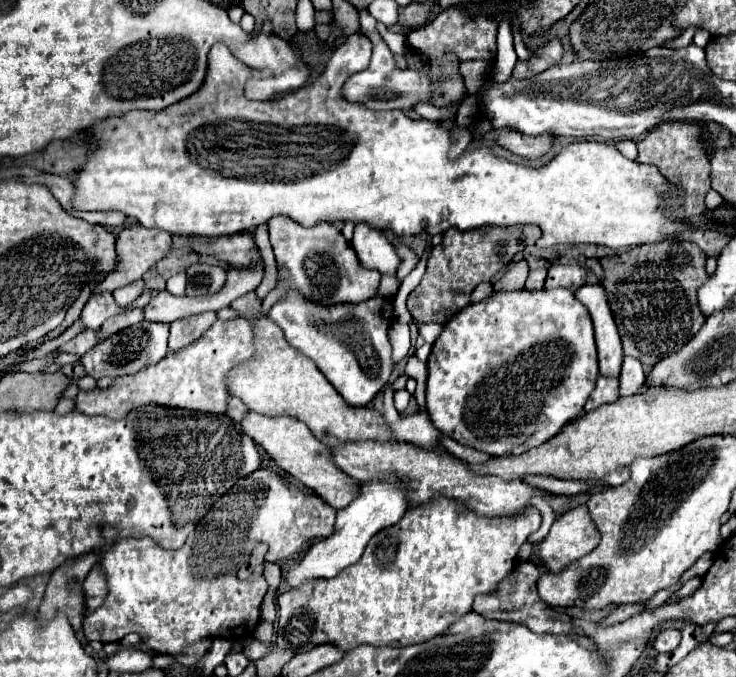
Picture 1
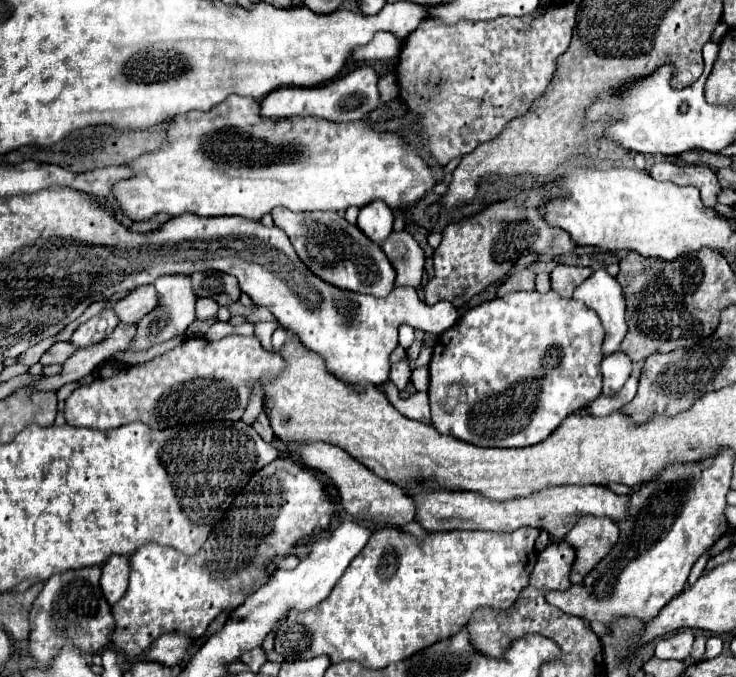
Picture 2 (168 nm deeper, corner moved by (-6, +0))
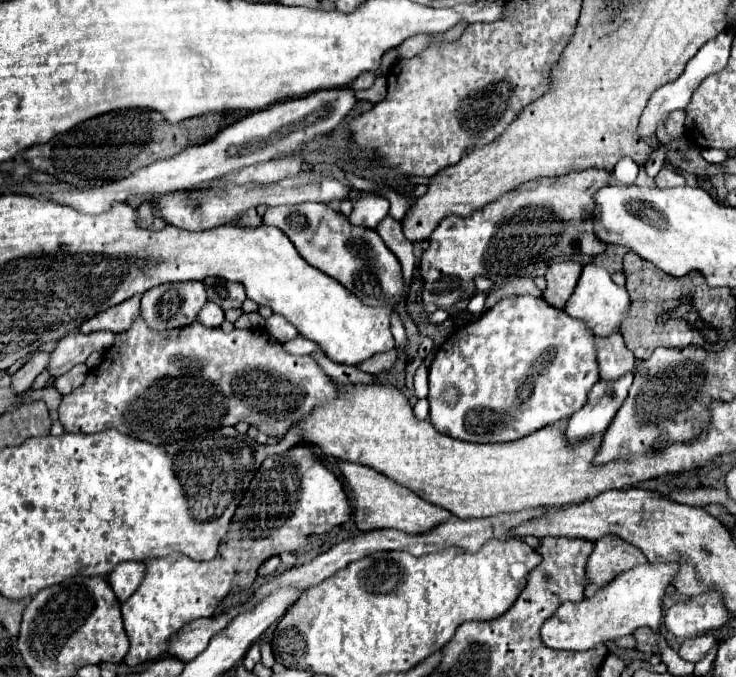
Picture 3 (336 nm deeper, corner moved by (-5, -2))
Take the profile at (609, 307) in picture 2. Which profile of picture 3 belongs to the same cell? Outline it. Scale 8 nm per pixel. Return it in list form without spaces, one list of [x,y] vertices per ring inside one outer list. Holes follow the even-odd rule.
[[[587,264],[583,266],[583,272],[581,272],[581,278],[577,282],[577,288],[575,292],[571,294],[571,298],[567,300],[565,304],[565,312],[573,318],[581,318],[587,322],[587,326],[601,338],[613,334],[615,330],[619,330],[621,322],[625,320],[627,316],[627,310],[629,310],[629,294],[623,286],[617,286],[613,280],[611,280],[611,274],[605,270],[605,268],[599,268],[595,264]]]

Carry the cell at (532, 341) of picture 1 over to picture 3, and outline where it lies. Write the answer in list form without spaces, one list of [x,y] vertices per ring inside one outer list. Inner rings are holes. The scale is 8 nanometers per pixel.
[[[509,296],[509,298],[503,298],[501,302],[497,302],[493,308],[489,308],[487,312],[483,312],[481,318],[473,320],[473,322],[467,322],[465,326],[461,326],[459,330],[455,330],[437,350],[433,362],[431,362],[431,368],[429,368],[429,406],[431,406],[431,414],[429,414],[429,420],[431,424],[447,434],[447,436],[453,436],[457,440],[465,440],[465,442],[479,442],[479,444],[487,444],[487,442],[513,442],[513,440],[521,440],[549,424],[555,424],[559,420],[567,420],[569,416],[573,416],[577,410],[581,410],[587,402],[587,394],[589,390],[593,388],[593,384],[599,382],[599,368],[597,368],[597,346],[595,346],[595,334],[589,330],[589,326],[585,322],[581,322],[579,318],[573,318],[569,314],[565,314],[565,310],[561,308],[555,308],[555,306],[549,306],[543,296]],[[449,386],[455,386],[461,396],[457,400],[457,404],[449,406],[445,402],[441,402],[441,390],[449,388]]]

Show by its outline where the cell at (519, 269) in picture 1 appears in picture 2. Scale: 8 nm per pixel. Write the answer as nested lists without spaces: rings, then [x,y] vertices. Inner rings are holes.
[[[530,268],[514,272],[504,284],[498,286],[496,294],[502,296],[508,292],[518,292],[518,290],[534,290],[534,272]]]

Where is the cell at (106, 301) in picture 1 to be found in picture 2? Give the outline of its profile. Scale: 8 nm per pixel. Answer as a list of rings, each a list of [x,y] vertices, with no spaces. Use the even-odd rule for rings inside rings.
[[[108,308],[108,310],[102,310],[96,318],[90,318],[82,326],[78,326],[78,330],[72,334],[72,338],[68,342],[76,350],[88,348],[88,346],[94,346],[94,344],[106,340],[114,332],[116,326],[118,326],[118,318],[114,316],[114,310]]]

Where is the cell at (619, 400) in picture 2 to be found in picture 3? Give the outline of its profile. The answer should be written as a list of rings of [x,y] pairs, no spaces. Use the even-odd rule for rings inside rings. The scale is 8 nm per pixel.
[[[625,374],[615,382],[599,380],[589,392],[587,404],[569,418],[565,434],[571,442],[583,440],[591,434],[601,434],[611,424],[613,416],[625,402],[629,388],[633,384],[633,374]]]

